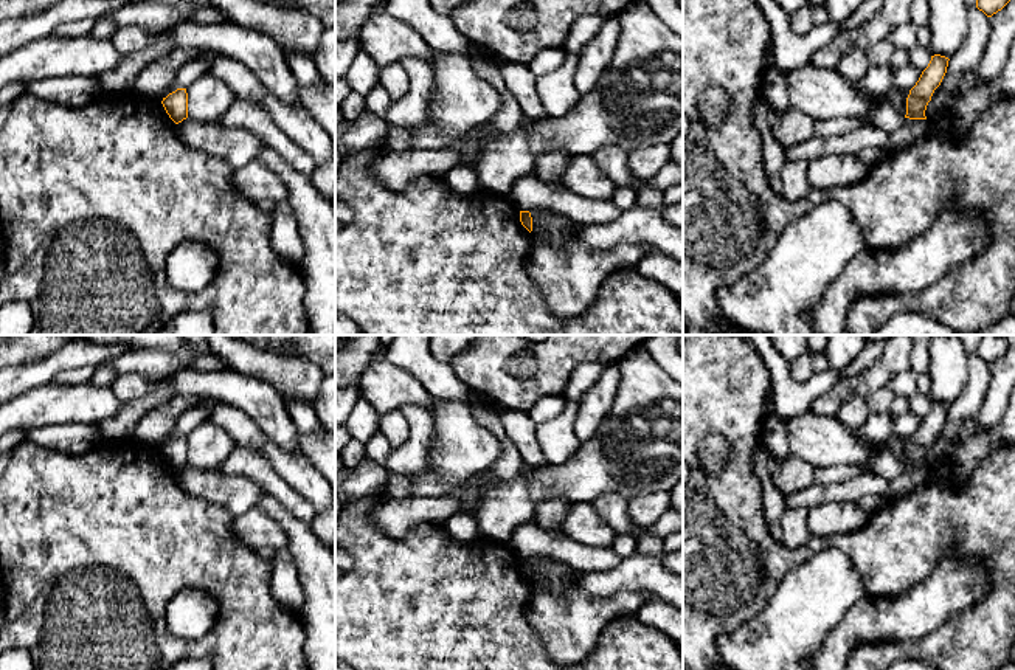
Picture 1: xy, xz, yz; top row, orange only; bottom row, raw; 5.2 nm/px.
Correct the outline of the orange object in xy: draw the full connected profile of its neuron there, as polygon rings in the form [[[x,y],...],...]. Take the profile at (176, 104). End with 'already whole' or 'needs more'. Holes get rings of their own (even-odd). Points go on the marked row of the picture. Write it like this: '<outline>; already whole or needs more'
[[[177,88],[175,92],[169,93],[161,101],[166,113],[169,118],[178,124],[188,118],[188,93],[186,88]]]; already whole

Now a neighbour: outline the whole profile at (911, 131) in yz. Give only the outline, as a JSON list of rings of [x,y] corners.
[[[906,118],[900,129],[889,135],[883,152],[895,152],[908,147],[933,132],[934,123],[930,119]]]

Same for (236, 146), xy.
[[[186,118],[175,126],[175,133],[188,146],[202,154],[227,161],[234,171],[256,160],[265,141],[255,132],[217,123],[199,123]]]

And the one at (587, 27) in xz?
[[[582,16],[576,20],[563,43],[566,53],[580,54],[587,43],[601,31],[607,17]]]

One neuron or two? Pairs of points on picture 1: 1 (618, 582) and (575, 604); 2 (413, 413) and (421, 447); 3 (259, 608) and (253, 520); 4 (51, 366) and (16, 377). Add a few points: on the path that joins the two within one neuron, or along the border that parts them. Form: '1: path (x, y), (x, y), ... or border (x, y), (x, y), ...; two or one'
1: border (576, 583), (595, 596), (612, 596), (626, 591); two
2: path (419, 421), (419, 439); one
3: border (235, 518), (235, 534), (250, 548), (267, 554); two
4: path (42, 371), (25, 377); one

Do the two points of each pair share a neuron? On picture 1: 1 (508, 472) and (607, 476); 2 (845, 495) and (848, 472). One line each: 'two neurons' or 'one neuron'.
1: two neurons
2: two neurons

